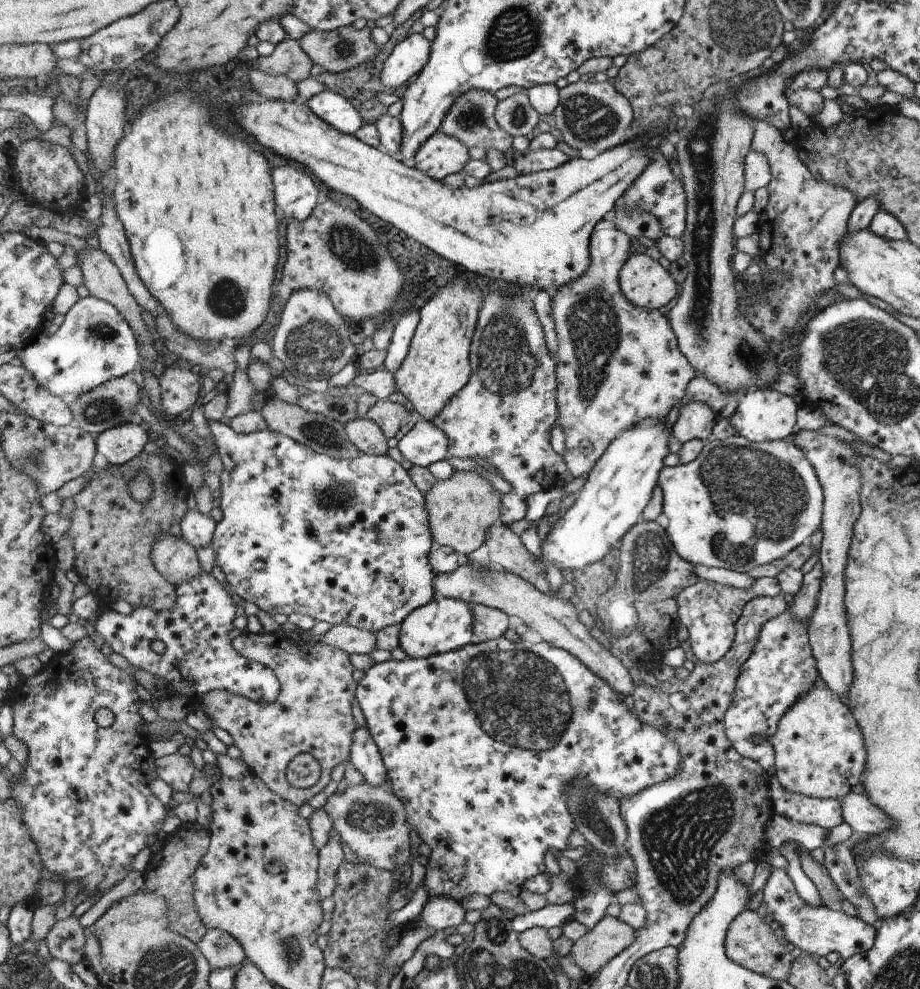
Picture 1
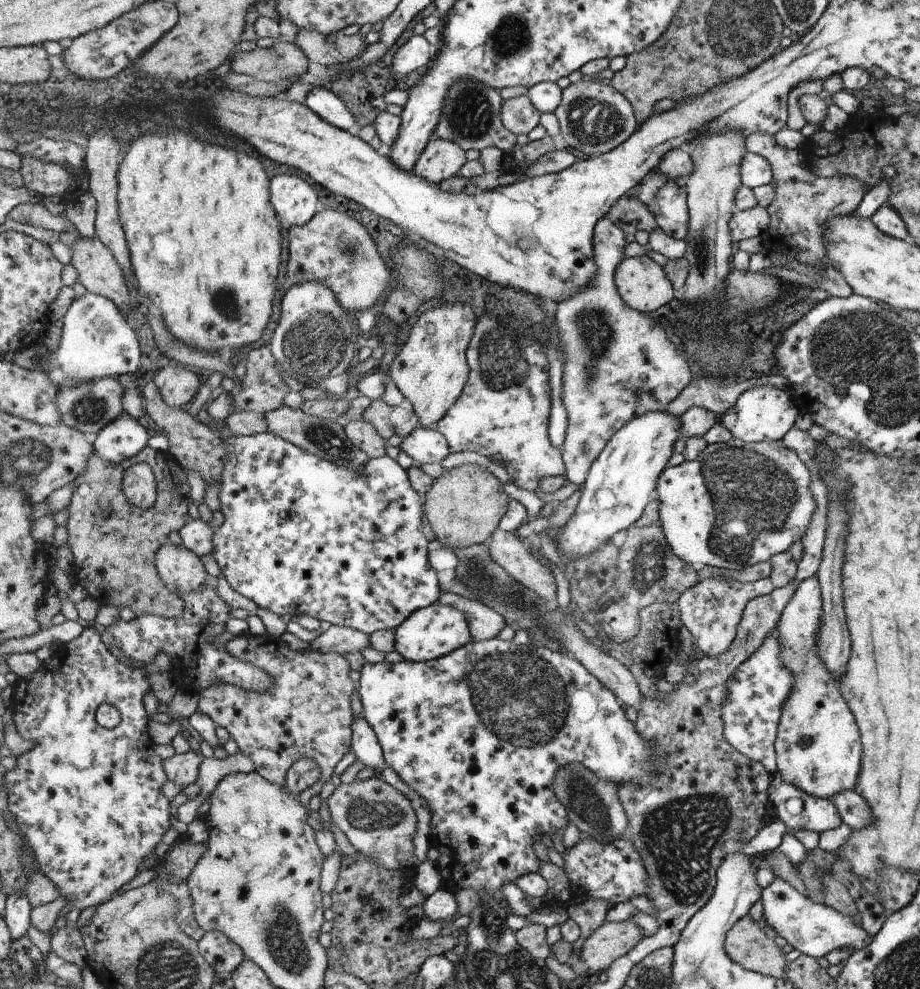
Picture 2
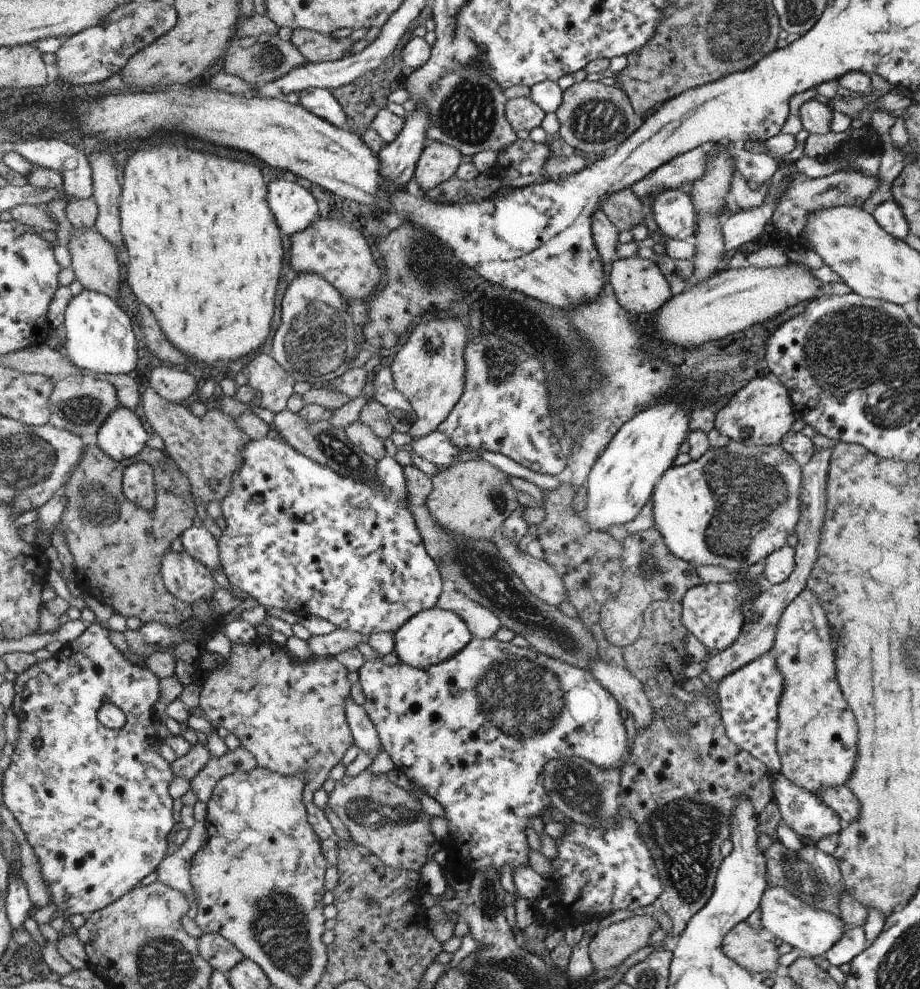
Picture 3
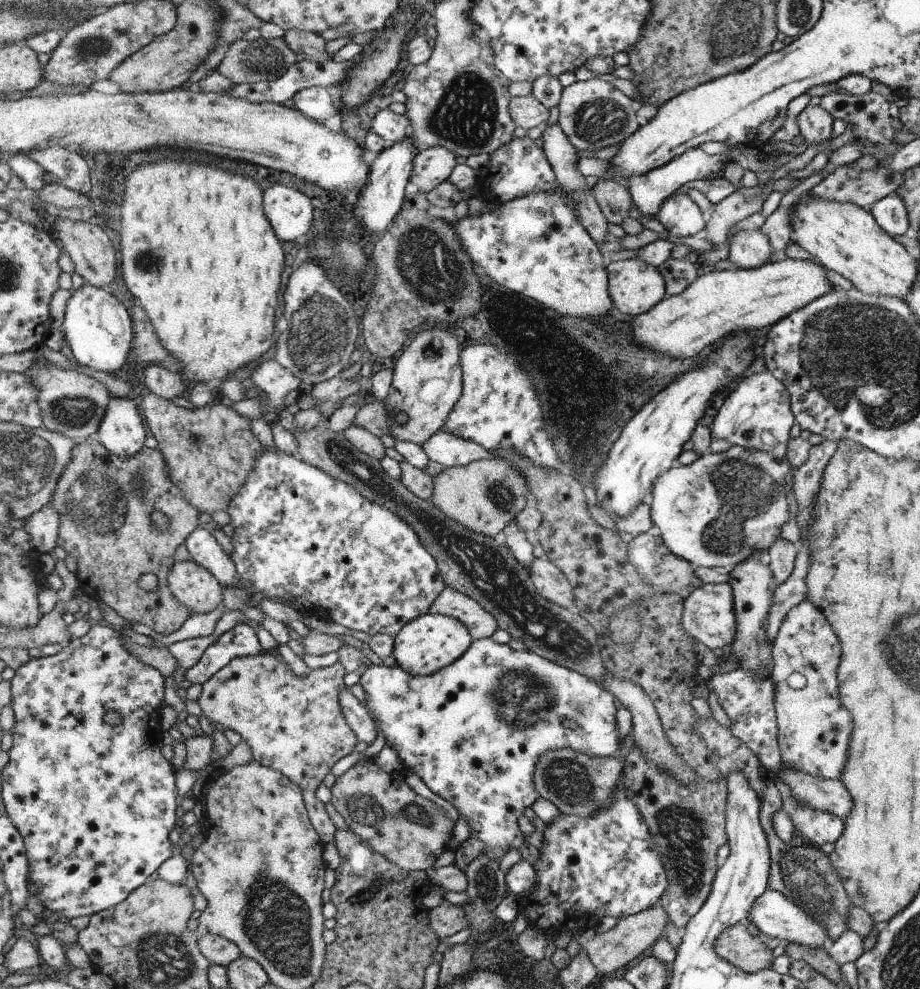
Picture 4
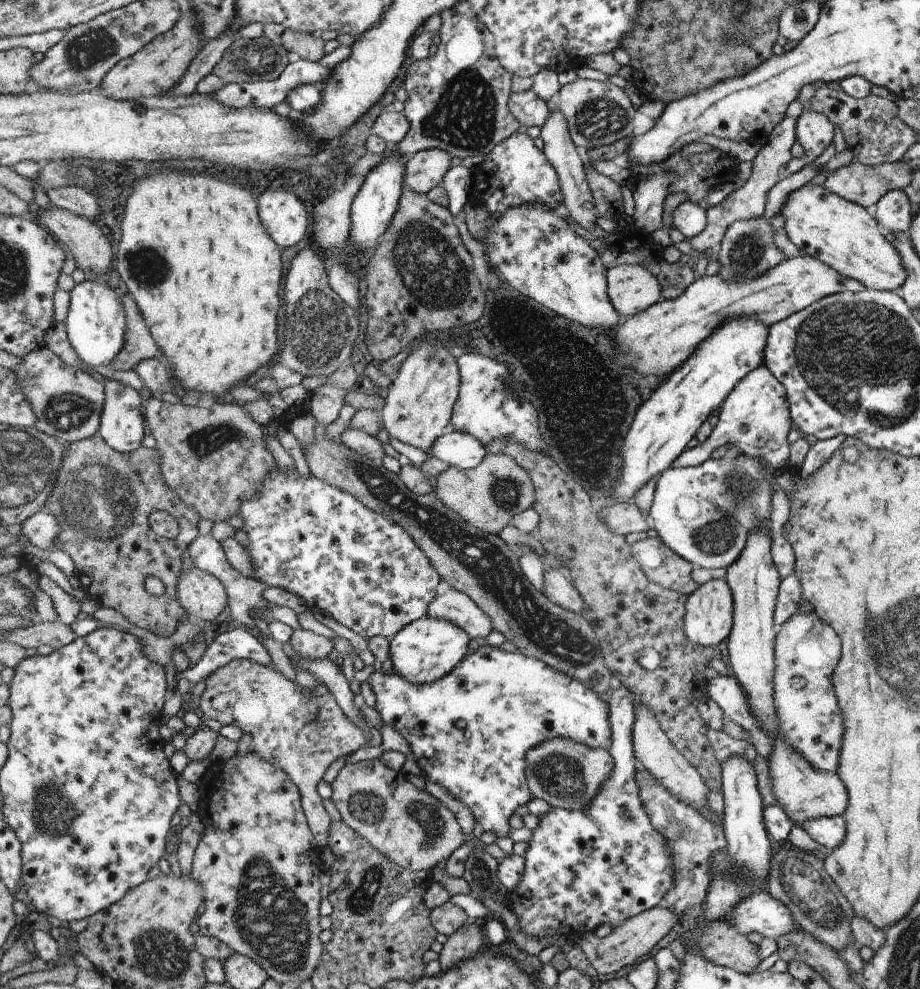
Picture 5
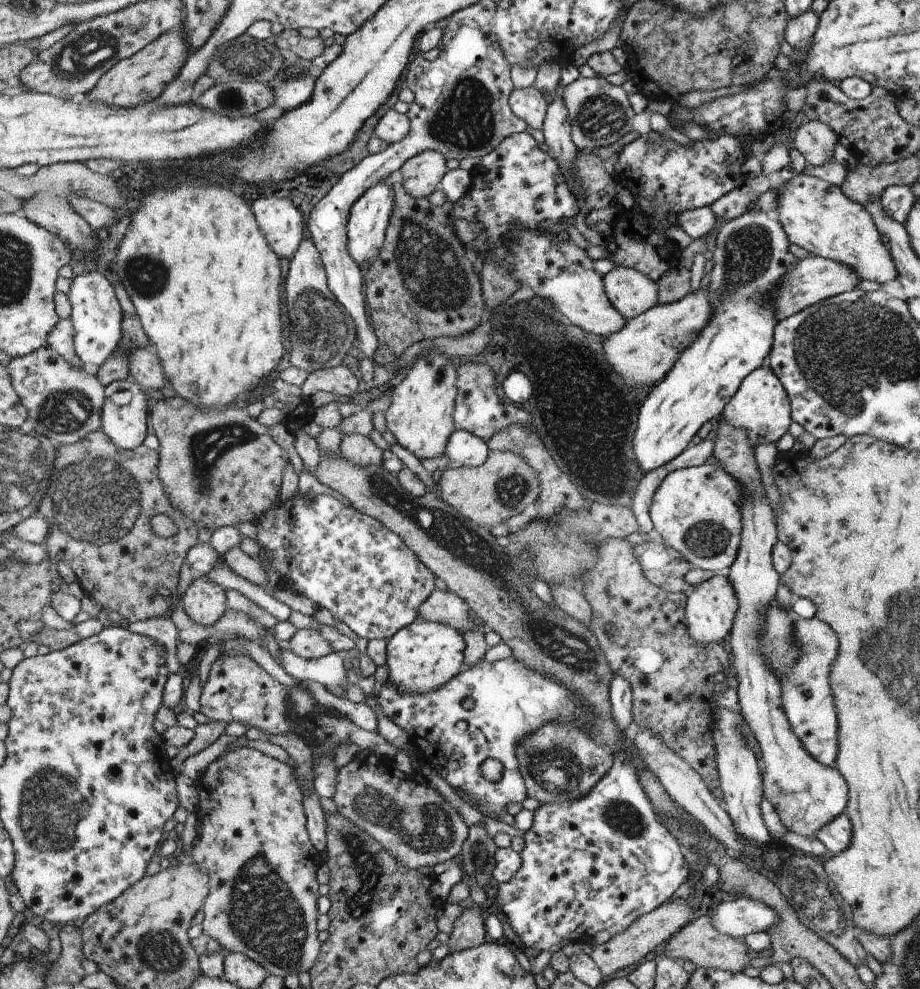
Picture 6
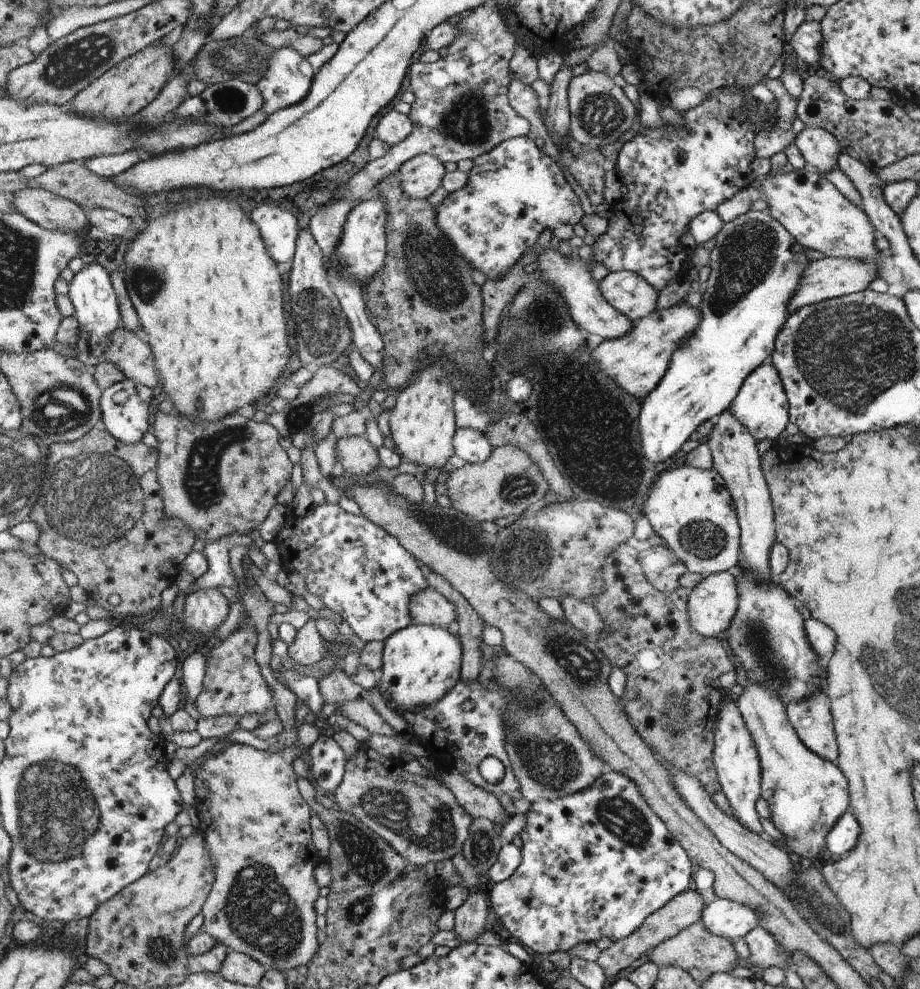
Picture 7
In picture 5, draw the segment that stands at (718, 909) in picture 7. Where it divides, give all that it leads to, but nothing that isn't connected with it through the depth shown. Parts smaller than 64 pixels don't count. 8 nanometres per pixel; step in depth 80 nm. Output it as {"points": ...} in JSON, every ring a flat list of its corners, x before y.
{"points":[[765,889,754,893,752,896,748,896,748,898,744,898,734,908,734,912,730,912,730,916,726,916,726,921,730,925,733,925,738,932,742,932,742,934,748,935,750,932,758,932,762,937,773,938,775,940,780,938,780,936,786,936,786,934,790,934,790,932,801,928,793,918,786,904,777,900,776,897,772,897]]}

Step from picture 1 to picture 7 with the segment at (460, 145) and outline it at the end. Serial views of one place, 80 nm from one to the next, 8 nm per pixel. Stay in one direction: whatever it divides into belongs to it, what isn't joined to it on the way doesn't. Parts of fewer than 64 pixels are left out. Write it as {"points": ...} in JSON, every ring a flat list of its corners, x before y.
{"points":[[422,153,399,168,400,186,413,199,426,199,441,186,447,173,438,157]]}

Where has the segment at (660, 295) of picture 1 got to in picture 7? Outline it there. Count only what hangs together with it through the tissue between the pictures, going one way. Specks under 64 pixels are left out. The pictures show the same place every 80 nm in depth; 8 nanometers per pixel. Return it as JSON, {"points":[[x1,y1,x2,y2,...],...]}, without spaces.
{"points":[[614,271,599,284,601,295,631,321,644,319,657,310,658,290,638,273]]}

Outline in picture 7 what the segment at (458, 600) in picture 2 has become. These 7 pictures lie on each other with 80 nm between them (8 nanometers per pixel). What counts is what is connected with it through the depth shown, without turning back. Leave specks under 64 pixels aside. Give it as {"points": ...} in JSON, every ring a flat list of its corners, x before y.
{"points":[[426,587,410,602,411,624,451,629,456,624,455,606,432,587]]}

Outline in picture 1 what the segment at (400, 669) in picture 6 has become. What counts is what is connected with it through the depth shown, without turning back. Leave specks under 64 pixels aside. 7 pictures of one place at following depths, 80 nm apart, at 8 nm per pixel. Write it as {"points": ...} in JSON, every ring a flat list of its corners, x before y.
{"points":[[446,598,433,599,414,611,401,625,400,648,409,658,427,658,466,647,475,642,473,606,468,601]]}

